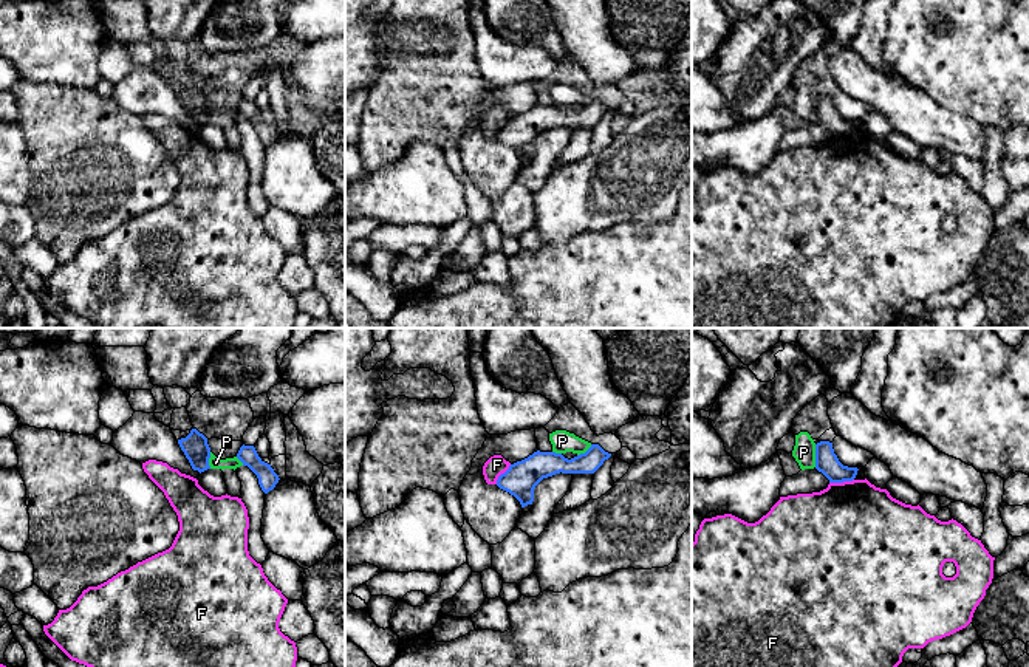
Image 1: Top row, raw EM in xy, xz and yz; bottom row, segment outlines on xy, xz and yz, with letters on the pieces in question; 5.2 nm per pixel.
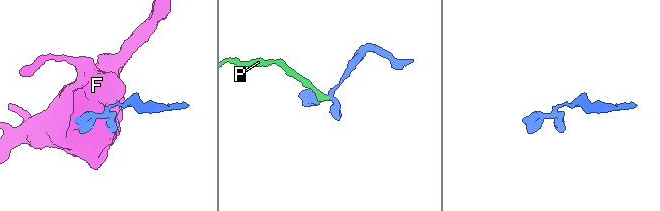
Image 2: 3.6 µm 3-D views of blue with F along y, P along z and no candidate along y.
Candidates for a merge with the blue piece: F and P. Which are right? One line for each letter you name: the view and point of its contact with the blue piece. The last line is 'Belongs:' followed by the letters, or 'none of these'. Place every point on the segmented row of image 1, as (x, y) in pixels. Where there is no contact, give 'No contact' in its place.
Belongs: none of these

